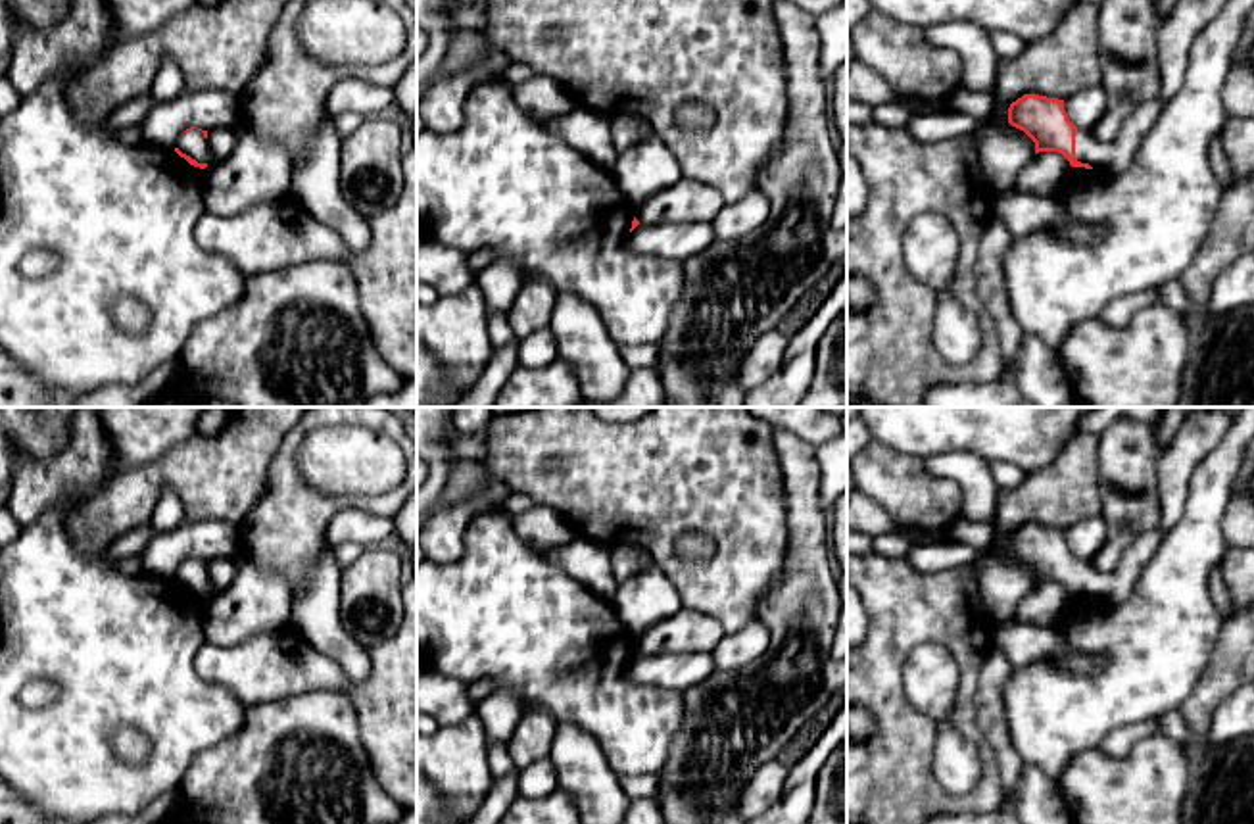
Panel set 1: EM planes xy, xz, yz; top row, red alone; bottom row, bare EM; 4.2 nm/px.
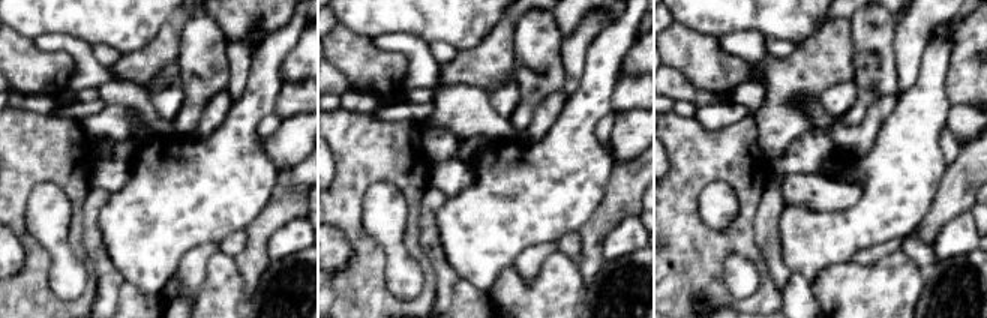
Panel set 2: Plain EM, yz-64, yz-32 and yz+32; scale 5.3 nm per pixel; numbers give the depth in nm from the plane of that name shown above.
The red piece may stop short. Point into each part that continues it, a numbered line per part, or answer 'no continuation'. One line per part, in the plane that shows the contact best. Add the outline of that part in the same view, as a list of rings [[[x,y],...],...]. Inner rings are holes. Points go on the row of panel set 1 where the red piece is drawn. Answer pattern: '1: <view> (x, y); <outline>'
1: yz (1116, 154); [[[1162,98],[1141,102],[1121,123],[1120,133],[1100,142],[1091,133],[1077,129],[1075,133],[1075,159],[1102,169],[1110,175],[1125,171],[1146,134],[1154,129],[1164,108]]]

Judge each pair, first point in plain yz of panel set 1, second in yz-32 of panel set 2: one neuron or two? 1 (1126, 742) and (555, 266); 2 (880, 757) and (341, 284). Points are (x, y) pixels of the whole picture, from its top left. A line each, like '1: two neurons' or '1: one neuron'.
1: two neurons
2: one neuron

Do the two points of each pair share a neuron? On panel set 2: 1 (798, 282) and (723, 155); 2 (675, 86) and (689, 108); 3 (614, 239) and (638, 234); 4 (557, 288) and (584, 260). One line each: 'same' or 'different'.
1: different
2: different
3: same
4: different

